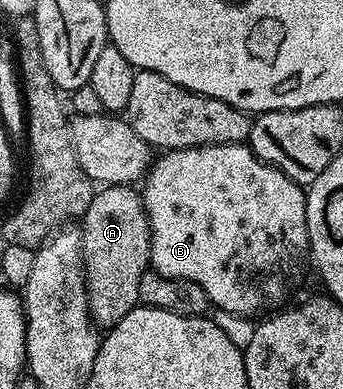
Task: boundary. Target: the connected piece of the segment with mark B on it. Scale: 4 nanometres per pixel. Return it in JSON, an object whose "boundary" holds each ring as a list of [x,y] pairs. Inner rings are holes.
{"boundary":[[[233,142],[219,146],[197,146],[196,148],[167,150],[159,153],[151,161],[150,171],[146,173],[145,179],[141,183],[140,195],[147,219],[150,222],[150,266],[153,273],[162,274],[165,278],[176,278],[179,282],[195,282],[200,288],[204,288],[211,307],[245,318],[254,318],[265,315],[267,312],[277,311],[285,303],[282,301],[293,292],[294,285],[301,280],[302,273],[306,270],[306,262],[308,266],[310,241],[308,240],[308,220],[306,219],[306,190],[288,176],[284,176],[284,172],[280,172],[278,167],[260,161],[250,151],[249,145]]]}

